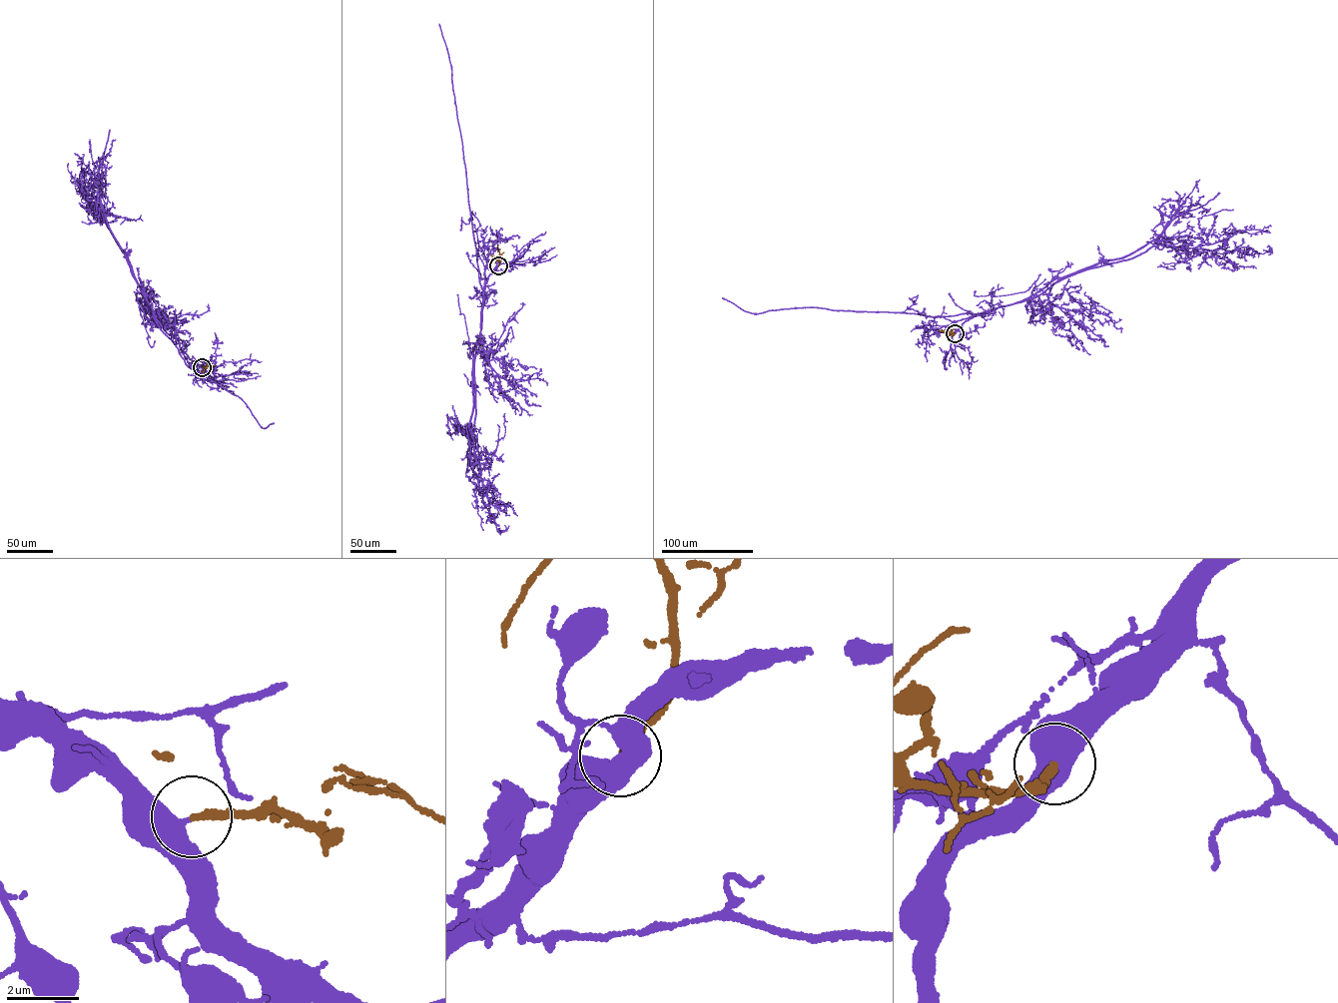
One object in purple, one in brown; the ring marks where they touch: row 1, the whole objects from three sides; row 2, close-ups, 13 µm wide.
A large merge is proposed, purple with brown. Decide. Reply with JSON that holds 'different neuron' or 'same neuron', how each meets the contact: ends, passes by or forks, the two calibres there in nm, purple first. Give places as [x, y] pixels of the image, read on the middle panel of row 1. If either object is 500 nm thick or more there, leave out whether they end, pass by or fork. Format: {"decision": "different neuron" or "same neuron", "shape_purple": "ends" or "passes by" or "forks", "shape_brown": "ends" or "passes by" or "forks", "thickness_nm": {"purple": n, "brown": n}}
{"decision": "same neuron", "thickness_nm": {"purple": 550, "brown": 240}}

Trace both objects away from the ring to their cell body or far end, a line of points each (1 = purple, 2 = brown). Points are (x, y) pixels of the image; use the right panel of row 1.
1: (955, 333), (977, 313), (1034, 297), (1077, 272), (1160, 245), (1250, 254), (1267, 250)
2: (955, 333), (940, 331)

